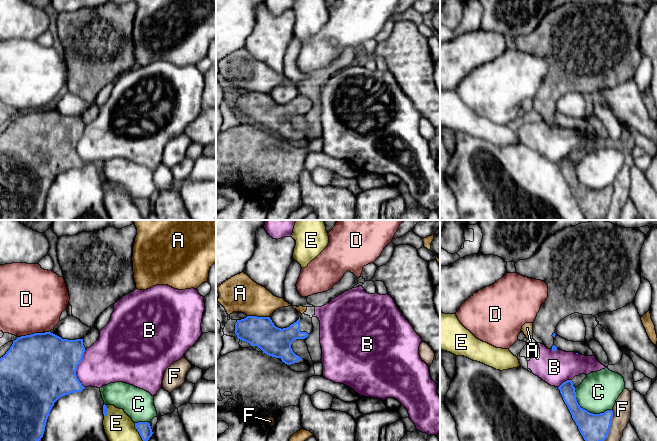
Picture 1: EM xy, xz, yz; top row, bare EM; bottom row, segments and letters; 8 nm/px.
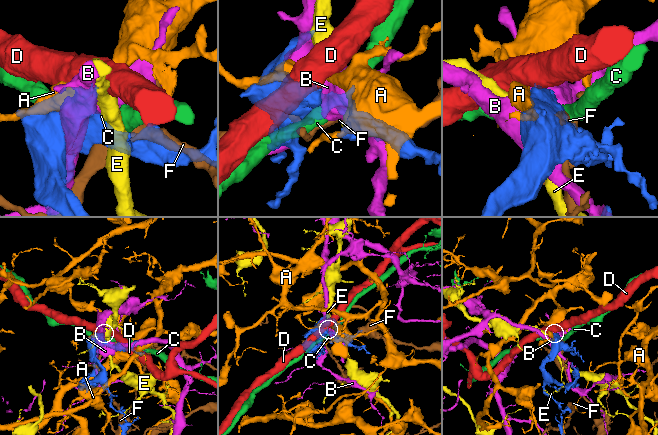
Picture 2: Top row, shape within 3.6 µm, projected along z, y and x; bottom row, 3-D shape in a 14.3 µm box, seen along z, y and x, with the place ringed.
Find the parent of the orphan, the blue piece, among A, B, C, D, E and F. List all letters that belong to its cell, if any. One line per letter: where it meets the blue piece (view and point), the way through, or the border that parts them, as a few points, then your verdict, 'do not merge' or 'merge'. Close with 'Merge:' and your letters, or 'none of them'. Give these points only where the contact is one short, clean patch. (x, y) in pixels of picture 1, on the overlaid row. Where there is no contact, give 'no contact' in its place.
A: xz (258, 317) | do not merge
B: xy (76, 368) | do not merge
C: yz (586, 410) | do not merge
D: xy (31, 334) | along xy (42, 332), (34, 332), (18, 337) | do not merge
E: xy (138, 431) | do not merge
F: yz (610, 425) | do not merge
Merge: none of them

